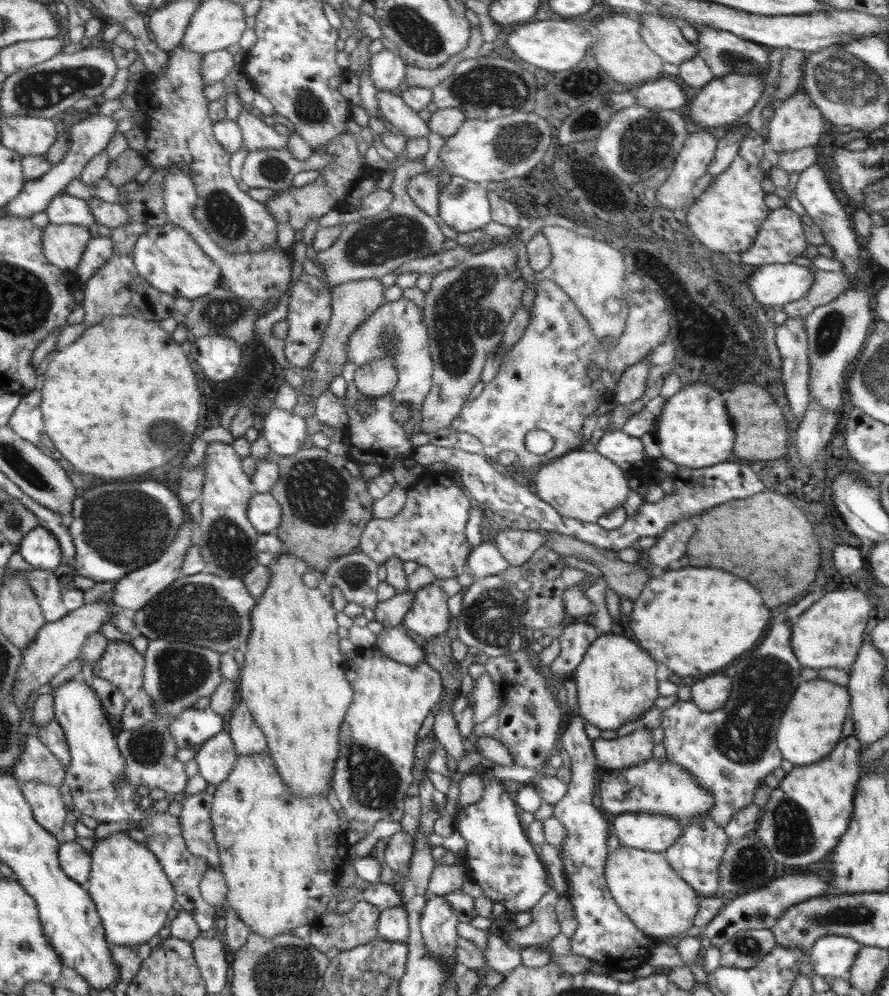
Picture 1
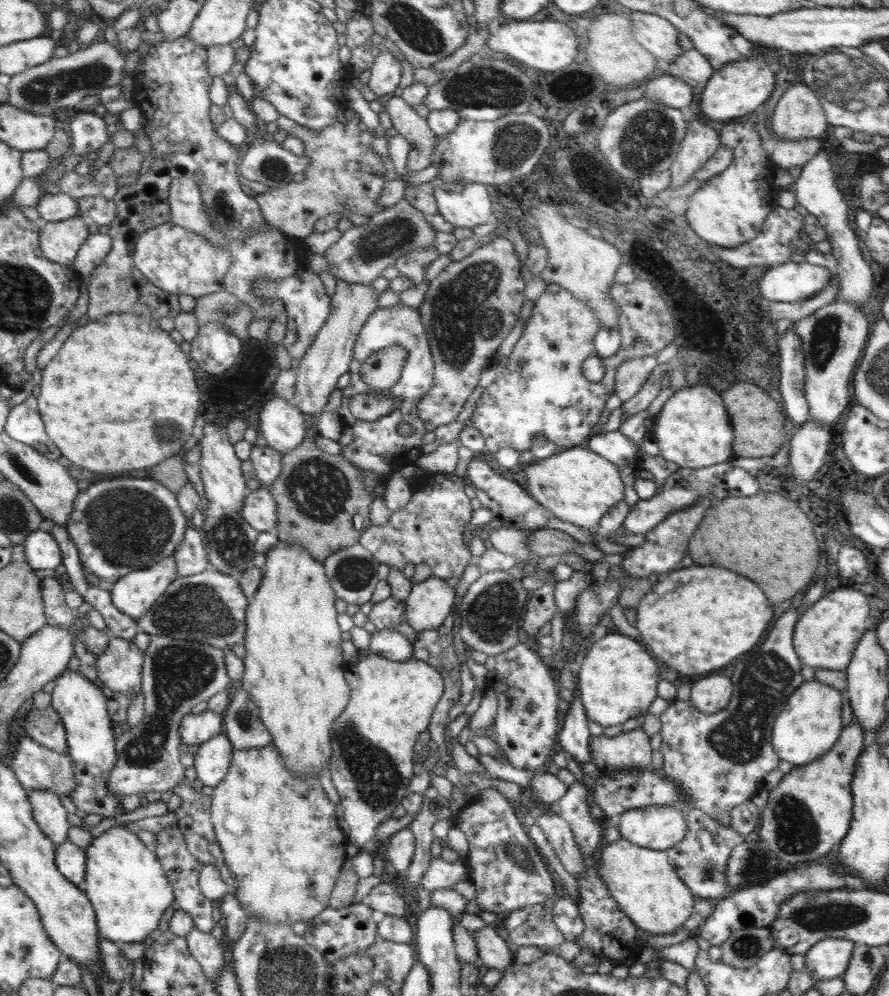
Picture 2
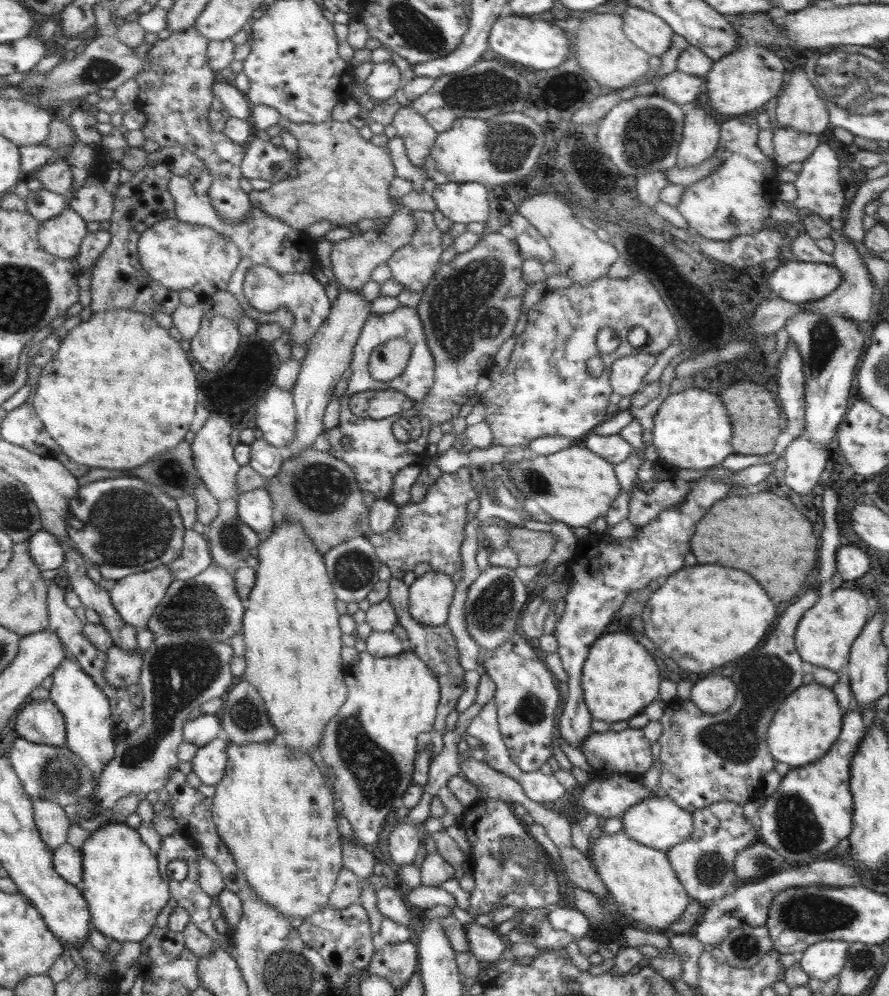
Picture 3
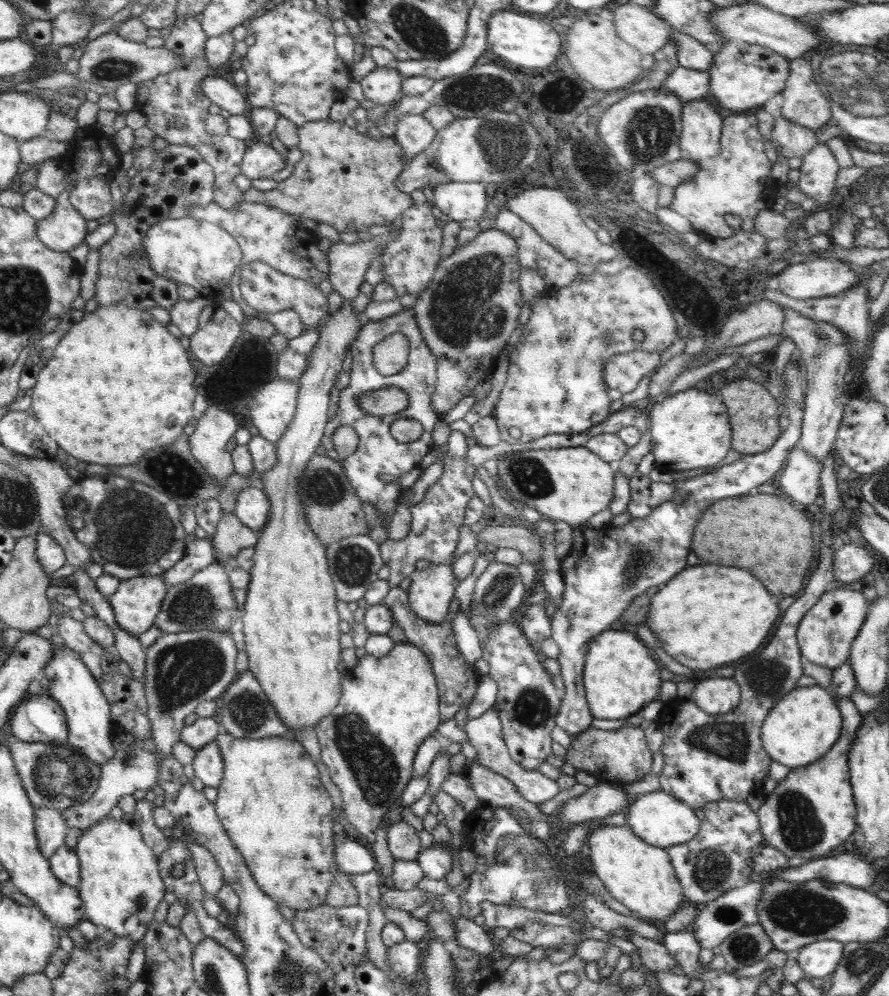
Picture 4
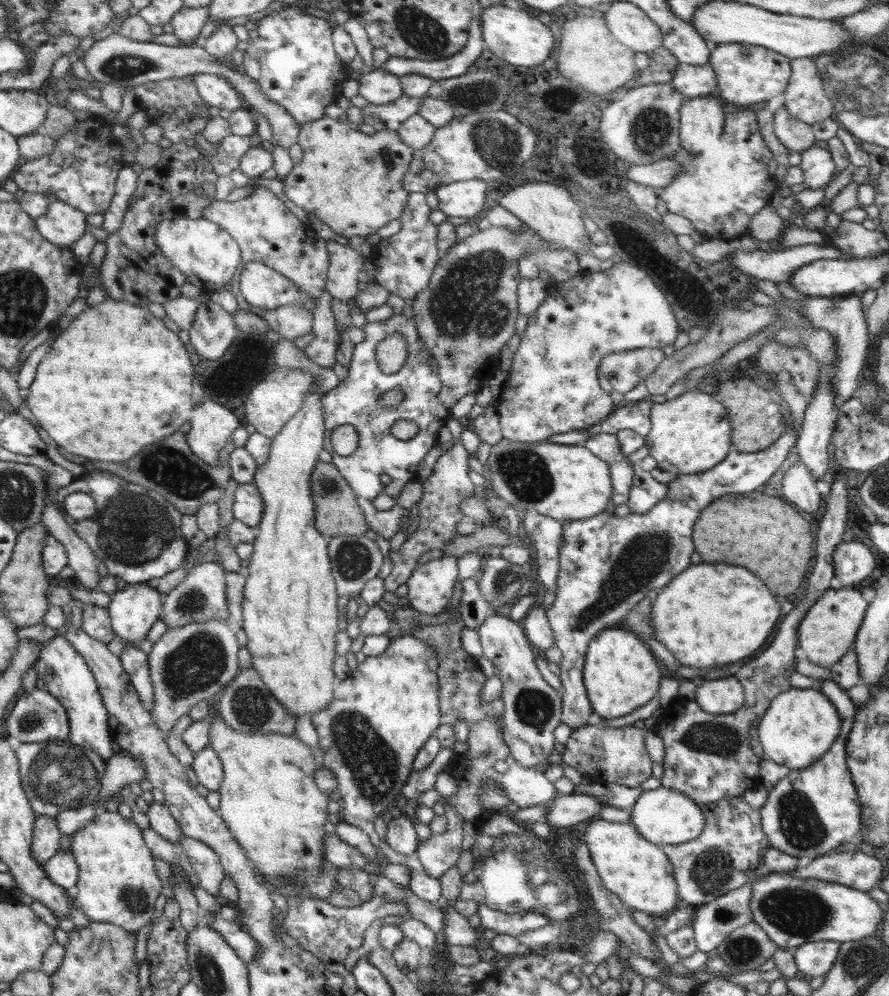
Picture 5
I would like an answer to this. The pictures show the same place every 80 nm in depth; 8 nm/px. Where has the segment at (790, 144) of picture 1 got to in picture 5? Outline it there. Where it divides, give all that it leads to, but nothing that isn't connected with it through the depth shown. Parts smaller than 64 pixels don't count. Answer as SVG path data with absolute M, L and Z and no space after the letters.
M791 59L791 77L784 96L788 112L802 122L812 125L834 117L833 102L828 98L814 59Z

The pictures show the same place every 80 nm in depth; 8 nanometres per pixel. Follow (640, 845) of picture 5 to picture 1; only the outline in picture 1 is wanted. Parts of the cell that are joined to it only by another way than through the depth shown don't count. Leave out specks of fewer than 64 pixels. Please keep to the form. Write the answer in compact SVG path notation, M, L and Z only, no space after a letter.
M620 845L620 848L608 854L605 872L606 883L616 905L639 931L650 938L667 941L695 926L694 920L702 896L682 881L664 854Z

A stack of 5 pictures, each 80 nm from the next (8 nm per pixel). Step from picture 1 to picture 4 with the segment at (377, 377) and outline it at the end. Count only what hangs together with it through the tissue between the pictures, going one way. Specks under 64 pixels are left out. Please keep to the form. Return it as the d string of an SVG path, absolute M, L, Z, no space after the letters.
M402 333L389 334L372 347L373 366L378 374L392 376L408 364L409 340Z

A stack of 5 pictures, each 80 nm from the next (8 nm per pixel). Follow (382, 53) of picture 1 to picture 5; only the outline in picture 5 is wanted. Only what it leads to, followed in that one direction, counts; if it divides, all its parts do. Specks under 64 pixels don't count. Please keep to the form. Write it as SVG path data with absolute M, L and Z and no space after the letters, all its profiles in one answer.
M370 70L359 78L359 94L372 104L388 104L403 95L399 76L385 70Z

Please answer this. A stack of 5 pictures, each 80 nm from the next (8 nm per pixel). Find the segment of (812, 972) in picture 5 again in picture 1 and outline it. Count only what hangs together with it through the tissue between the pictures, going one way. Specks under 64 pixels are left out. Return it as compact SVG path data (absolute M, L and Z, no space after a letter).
M823 936L810 946L810 964L819 977L828 980L846 978L860 947L853 938Z

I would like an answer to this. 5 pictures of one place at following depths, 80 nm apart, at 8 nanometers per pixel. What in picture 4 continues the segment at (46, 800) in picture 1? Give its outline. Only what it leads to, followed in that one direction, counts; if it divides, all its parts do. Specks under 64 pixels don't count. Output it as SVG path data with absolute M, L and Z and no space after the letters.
M36 808L34 816L38 849L42 856L49 859L60 846L65 844L68 827L61 811L55 808Z

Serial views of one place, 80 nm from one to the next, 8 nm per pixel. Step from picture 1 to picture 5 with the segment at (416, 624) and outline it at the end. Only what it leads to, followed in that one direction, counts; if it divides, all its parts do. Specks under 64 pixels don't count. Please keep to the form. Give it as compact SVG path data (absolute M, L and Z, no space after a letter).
M440 555L425 564L417 564L405 582L409 606L422 614L443 613L450 606L454 584L459 581L455 556Z

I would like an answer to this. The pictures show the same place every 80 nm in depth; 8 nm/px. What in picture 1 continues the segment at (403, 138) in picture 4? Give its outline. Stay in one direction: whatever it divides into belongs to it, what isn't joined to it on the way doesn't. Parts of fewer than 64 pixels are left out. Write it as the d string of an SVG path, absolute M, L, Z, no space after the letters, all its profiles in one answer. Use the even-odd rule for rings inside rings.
M378 90L376 95L383 118L396 126L407 138L424 138L431 134L428 123L412 110L400 94L388 90ZM412 159L394 170L394 180L389 188L393 194L390 206L372 218L346 223L340 236L326 250L318 250L318 267L324 270L331 288L345 282L380 278L393 272L413 258L438 253L445 236L436 218L420 210L406 192L406 185L416 175L426 172L424 160Z

